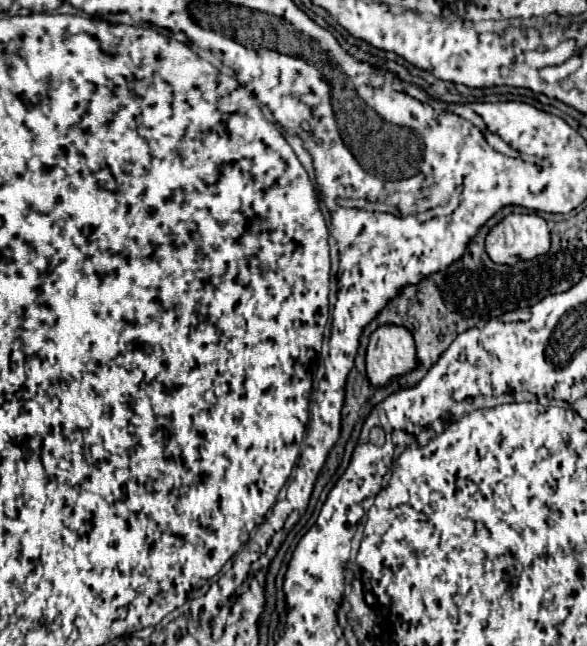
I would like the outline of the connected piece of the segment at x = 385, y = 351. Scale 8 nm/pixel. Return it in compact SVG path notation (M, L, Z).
M382 326L372 332L366 352L366 372L372 386L388 386L414 368L416 348L412 334L406 328Z

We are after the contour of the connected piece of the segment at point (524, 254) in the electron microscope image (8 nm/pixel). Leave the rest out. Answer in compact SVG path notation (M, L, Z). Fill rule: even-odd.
M510 214L486 236L492 262L508 264L532 260L550 250L550 230L538 214Z

